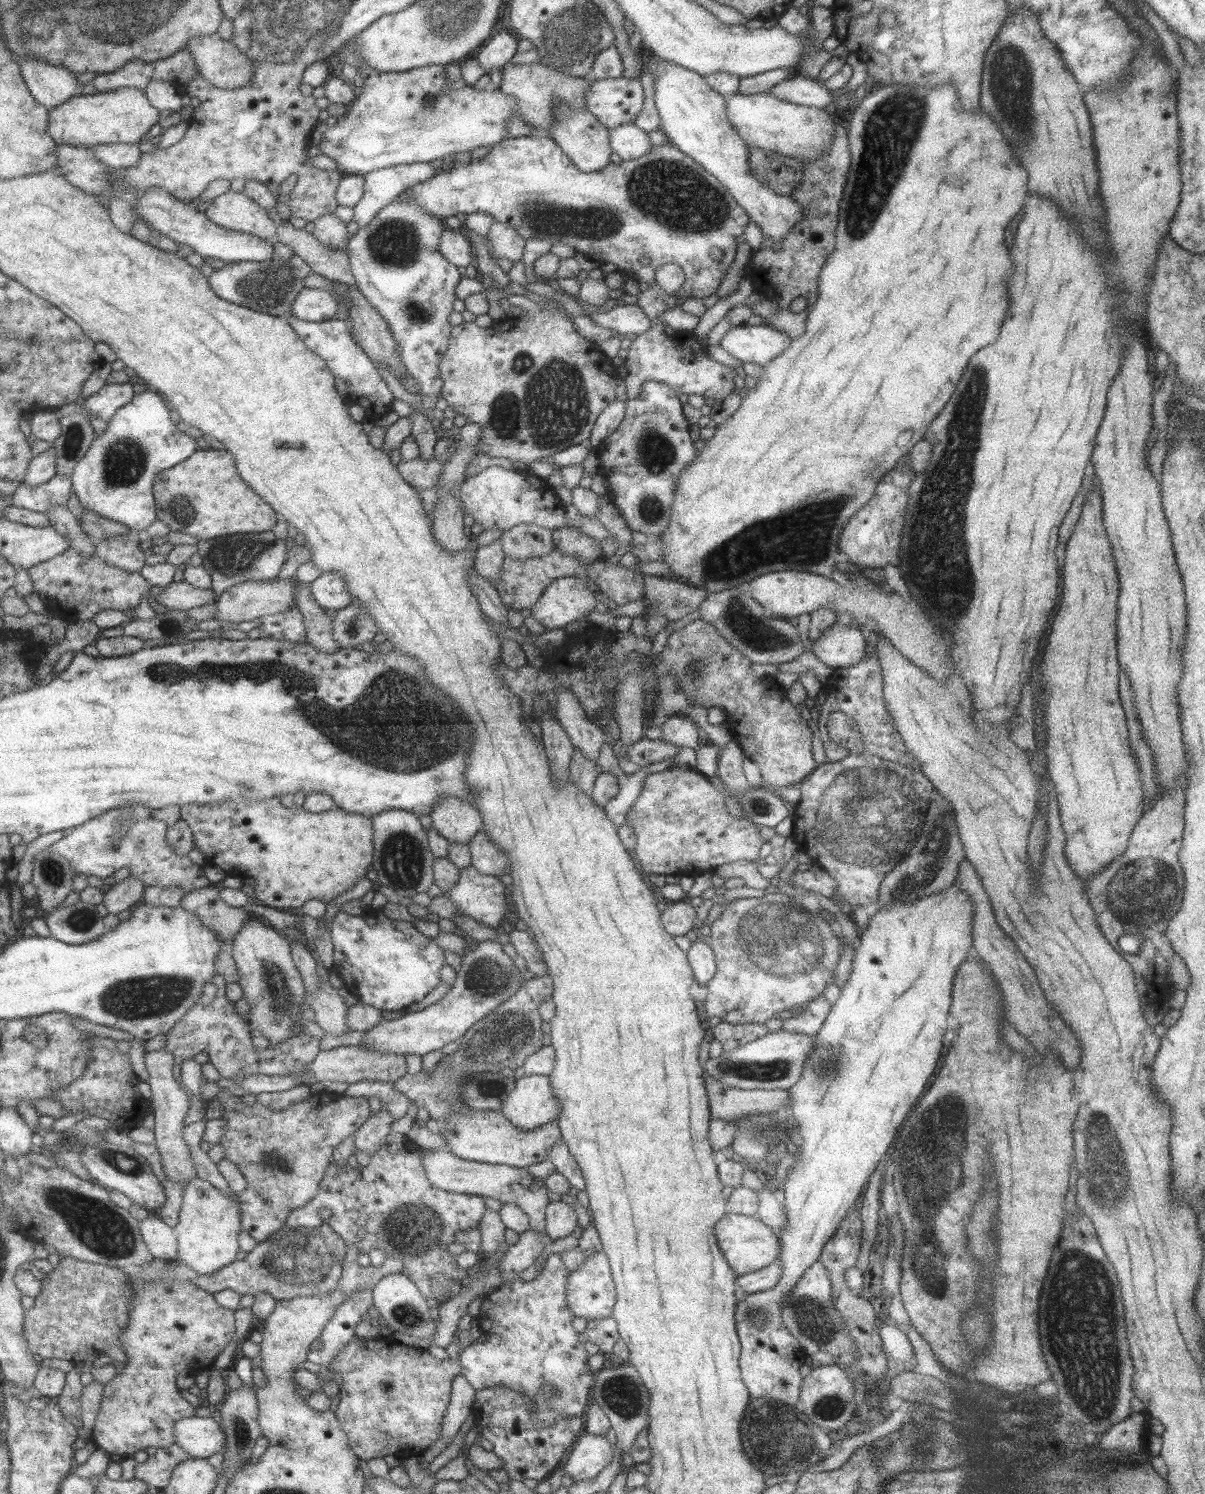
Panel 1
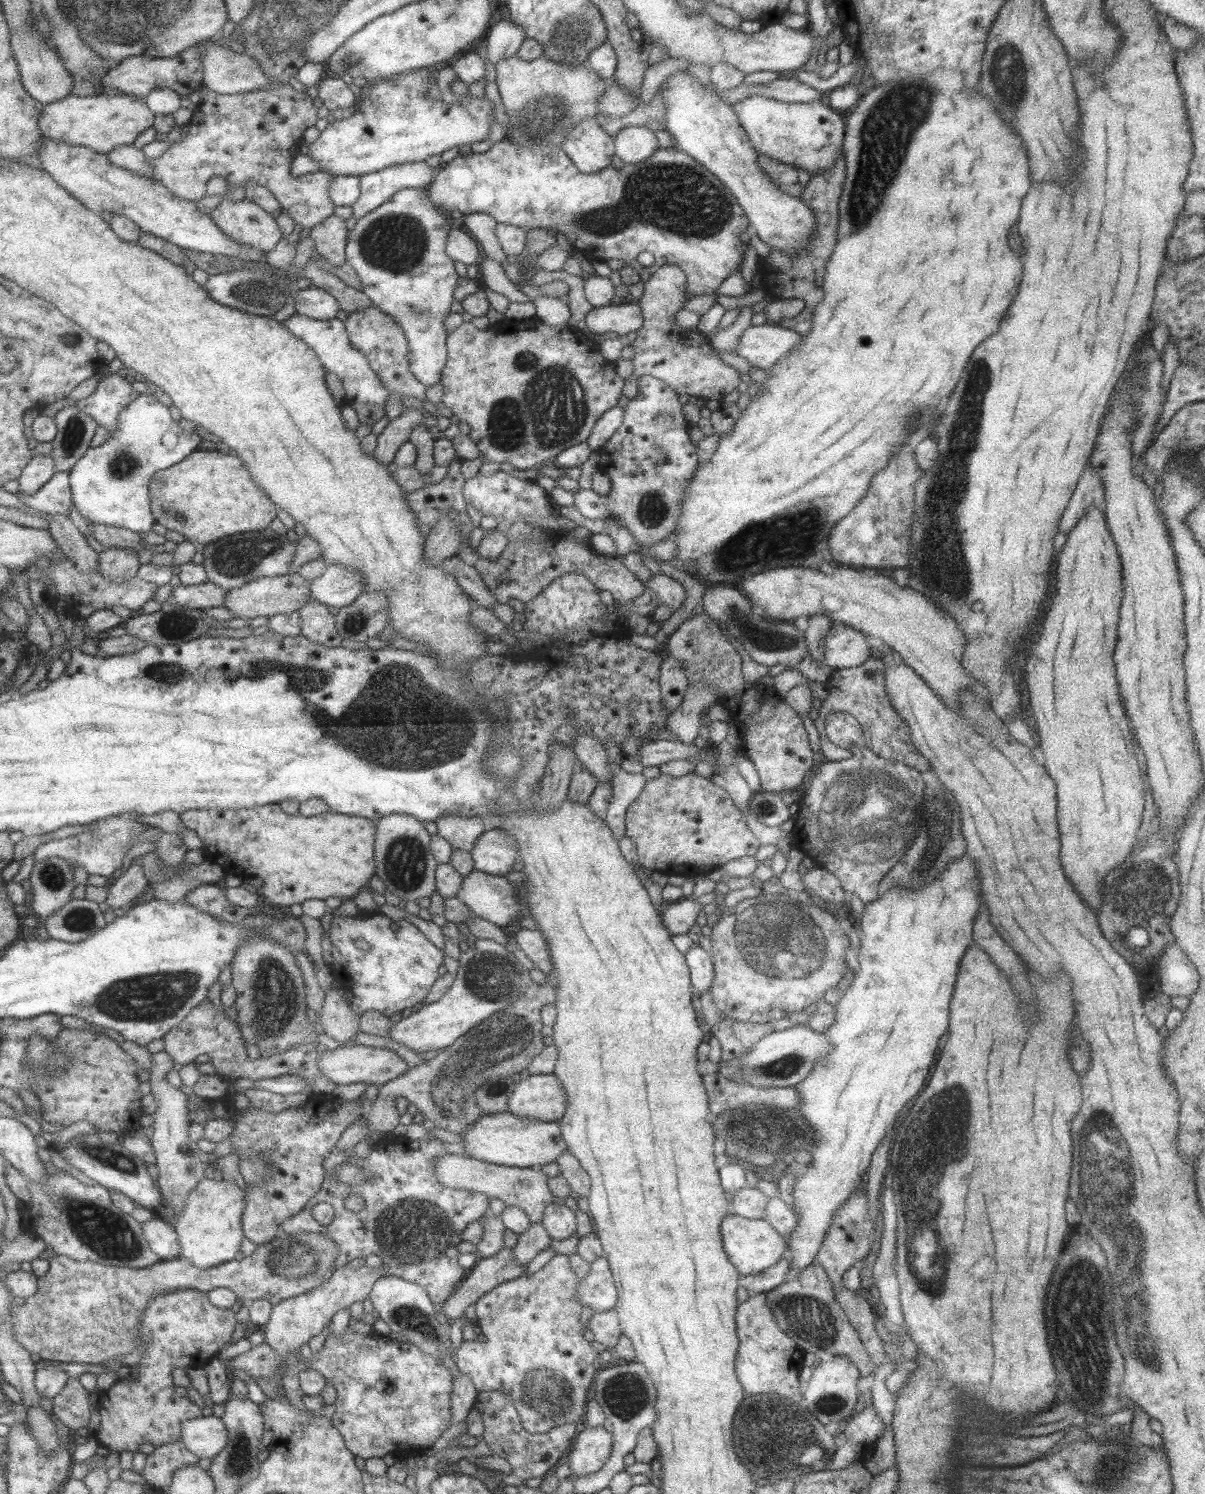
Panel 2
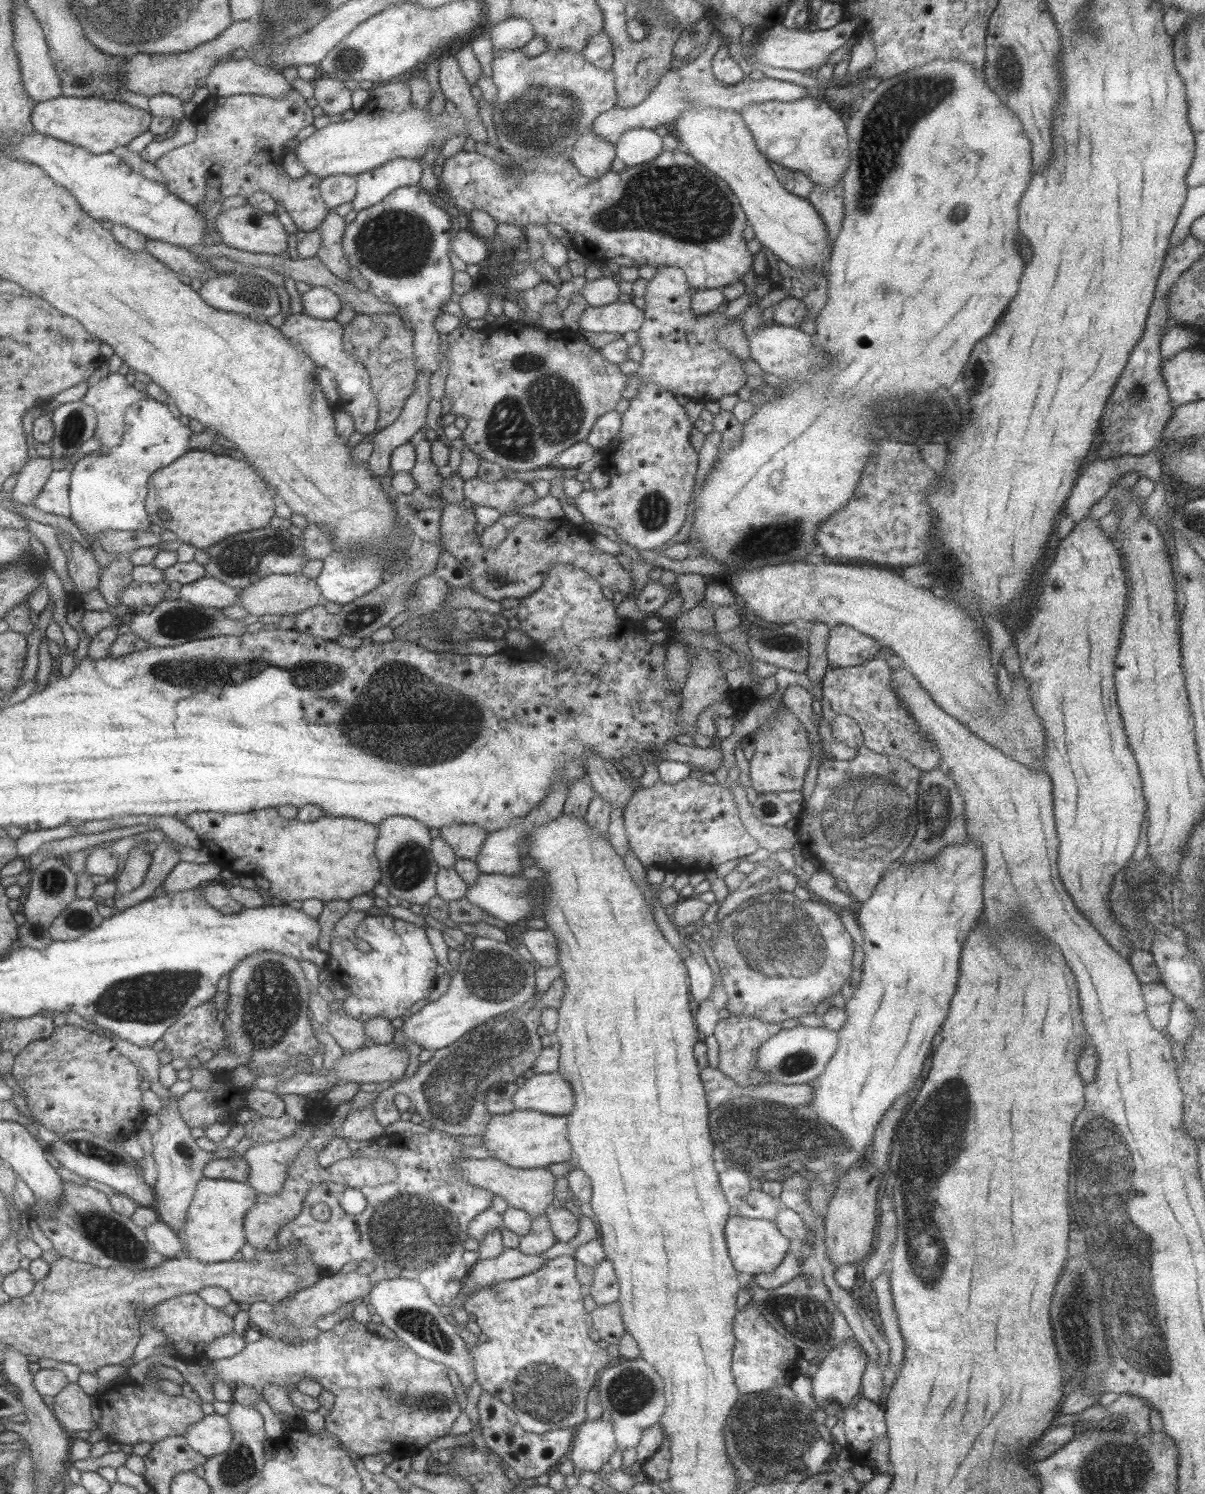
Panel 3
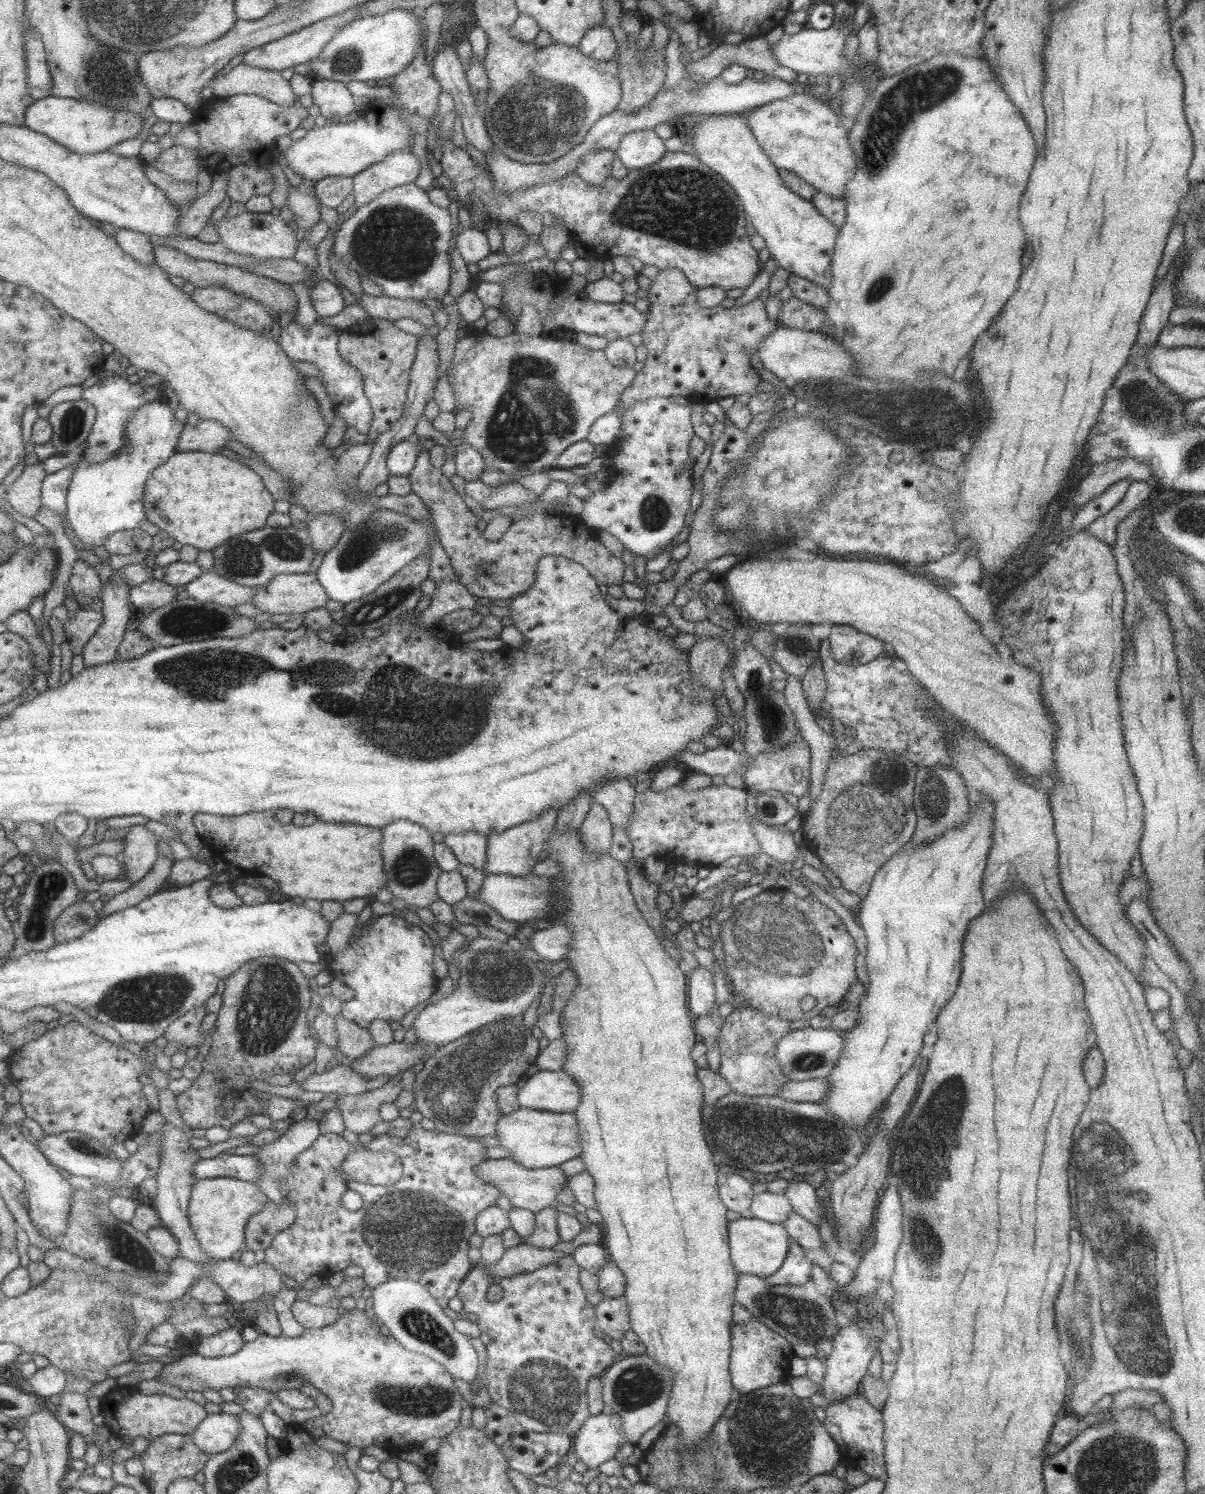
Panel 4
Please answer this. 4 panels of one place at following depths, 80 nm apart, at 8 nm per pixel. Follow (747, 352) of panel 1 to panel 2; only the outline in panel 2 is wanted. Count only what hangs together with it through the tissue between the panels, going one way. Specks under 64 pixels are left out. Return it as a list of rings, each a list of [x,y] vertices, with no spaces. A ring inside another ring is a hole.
[[[771,323],[750,325],[739,337],[734,354],[748,360],[759,376],[785,358],[802,341],[802,337],[799,333]]]

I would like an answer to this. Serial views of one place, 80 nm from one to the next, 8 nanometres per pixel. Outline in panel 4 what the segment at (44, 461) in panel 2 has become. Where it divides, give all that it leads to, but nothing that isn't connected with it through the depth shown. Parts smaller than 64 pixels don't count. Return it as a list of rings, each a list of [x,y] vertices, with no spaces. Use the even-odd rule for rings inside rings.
[[[42,461],[29,465],[10,487],[3,490],[2,494],[19,514],[33,518],[44,506],[42,492],[47,475]]]

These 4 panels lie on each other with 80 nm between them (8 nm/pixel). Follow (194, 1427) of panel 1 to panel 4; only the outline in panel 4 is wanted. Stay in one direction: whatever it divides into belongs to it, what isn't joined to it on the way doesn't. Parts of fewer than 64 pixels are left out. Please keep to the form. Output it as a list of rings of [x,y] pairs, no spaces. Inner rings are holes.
[[[220,1412],[207,1415],[191,1435],[201,1450],[217,1454],[228,1451],[238,1441],[241,1433],[240,1418]]]

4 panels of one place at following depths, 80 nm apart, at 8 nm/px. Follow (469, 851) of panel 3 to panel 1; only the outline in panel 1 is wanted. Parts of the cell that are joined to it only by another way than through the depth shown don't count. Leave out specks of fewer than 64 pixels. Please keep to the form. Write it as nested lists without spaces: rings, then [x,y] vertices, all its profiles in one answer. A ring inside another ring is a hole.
[[[443,797],[431,809],[432,828],[450,843],[468,844],[482,828],[478,810],[469,803],[453,797]]]

